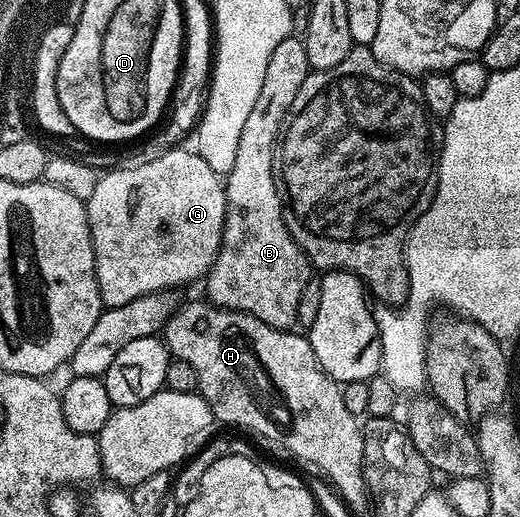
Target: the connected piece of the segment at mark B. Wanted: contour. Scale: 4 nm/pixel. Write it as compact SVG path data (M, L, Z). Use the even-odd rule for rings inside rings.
M302 37L286 38L273 48L261 92L257 92L257 100L241 128L241 140L237 140L237 160L233 160L233 168L225 175L227 211L223 239L205 275L206 297L216 307L257 316L257 320L278 330L294 327L303 302L303 289L313 273L307 255L293 240L291 227L283 218L285 202L277 181L276 162L283 122L293 96L297 96L311 71Z

